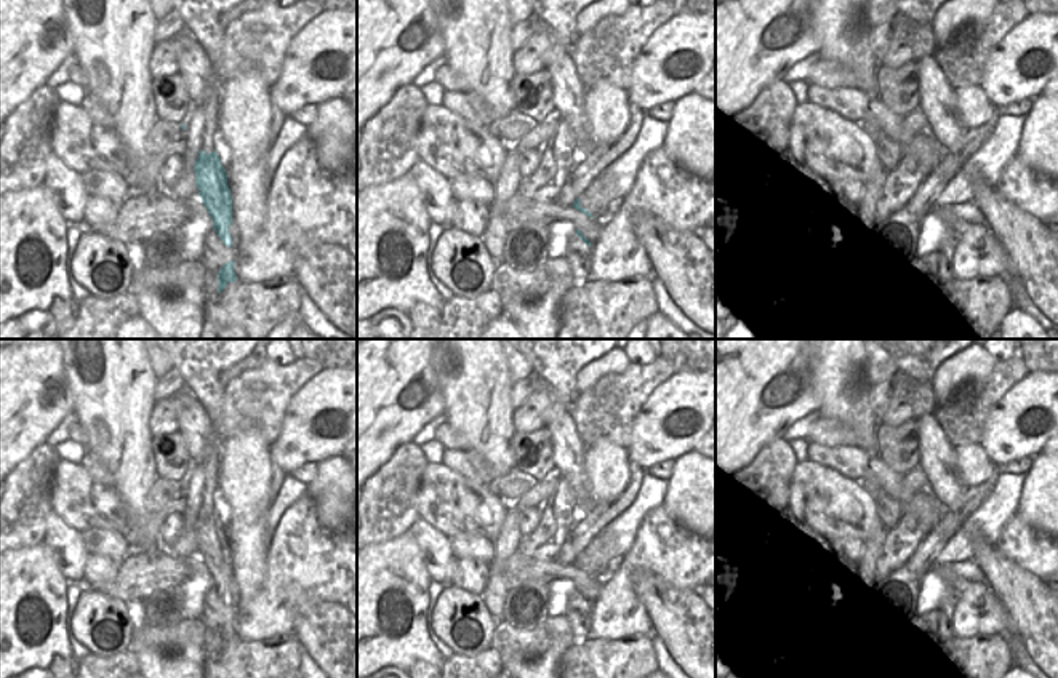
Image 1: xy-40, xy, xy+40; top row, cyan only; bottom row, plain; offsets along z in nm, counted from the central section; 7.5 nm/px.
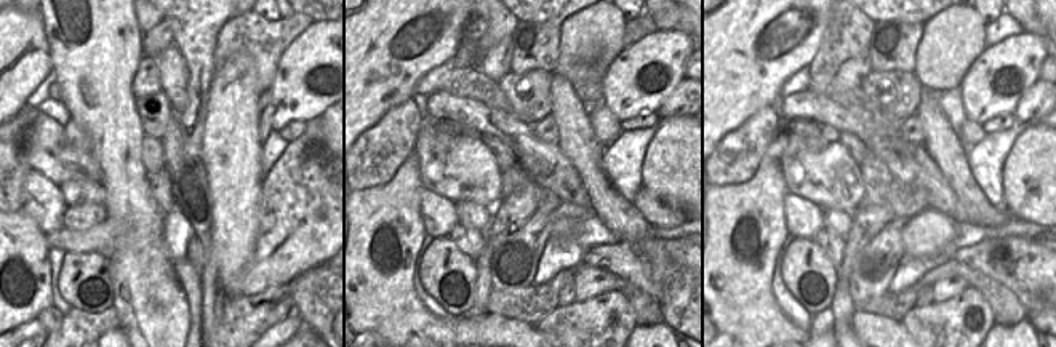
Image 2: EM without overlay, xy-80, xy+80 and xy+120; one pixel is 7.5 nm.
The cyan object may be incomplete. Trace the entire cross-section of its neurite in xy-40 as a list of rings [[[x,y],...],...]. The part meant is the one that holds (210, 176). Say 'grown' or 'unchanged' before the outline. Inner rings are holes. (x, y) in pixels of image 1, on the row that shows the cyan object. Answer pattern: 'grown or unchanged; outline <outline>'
unchanged; outline [[[214,149],[211,154],[206,154],[205,150],[198,152],[194,163],[194,174],[198,197],[213,221],[213,229],[222,243],[230,248],[232,237],[229,227],[232,224],[232,197],[226,170]]]

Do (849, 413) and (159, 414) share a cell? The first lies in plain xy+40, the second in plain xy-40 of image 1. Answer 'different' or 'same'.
different

